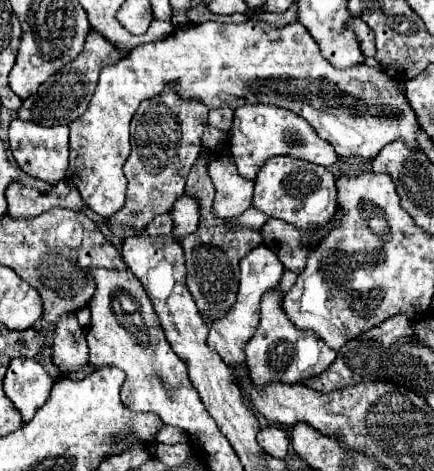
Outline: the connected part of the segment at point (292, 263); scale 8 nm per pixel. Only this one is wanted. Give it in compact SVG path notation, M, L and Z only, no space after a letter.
M269 218L265 228L261 228L261 236L263 244L273 248L273 252L285 268L293 270L295 274L299 274L301 268L305 268L305 256L309 254L309 248L301 244L301 232L297 232L297 228L281 220Z

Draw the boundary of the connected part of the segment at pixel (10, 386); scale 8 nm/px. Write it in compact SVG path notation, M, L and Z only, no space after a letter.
M13 358L5 374L5 394L29 422L37 408L41 408L51 392L53 376L33 358Z

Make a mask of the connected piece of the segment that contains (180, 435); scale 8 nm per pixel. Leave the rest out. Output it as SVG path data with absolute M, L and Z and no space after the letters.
M163 426L161 432L157 434L157 440L155 442L163 442L163 444L179 444L179 442L187 442L189 436L179 430L179 428L173 428L173 426Z

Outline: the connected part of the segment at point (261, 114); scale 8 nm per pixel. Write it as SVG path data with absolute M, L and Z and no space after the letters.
M245 104L235 108L235 118L233 118L233 126L229 128L229 134L231 134L229 152L237 164L237 170L241 172L241 176L249 176L249 178L255 178L261 164L265 164L269 156L277 156L277 154L301 158L327 168L335 164L339 158L333 146L323 138L319 138L305 118L287 112L285 108L277 108L269 104Z

